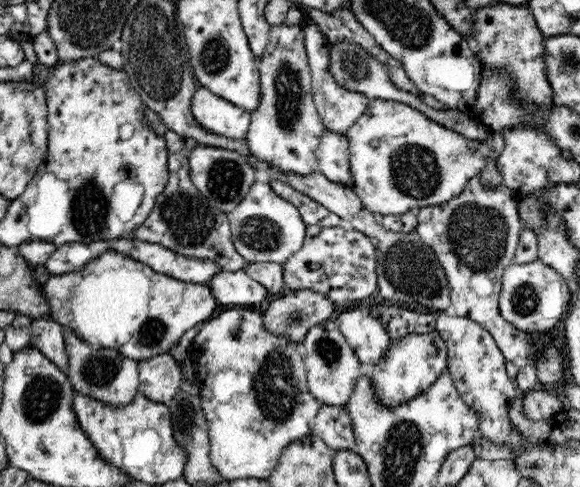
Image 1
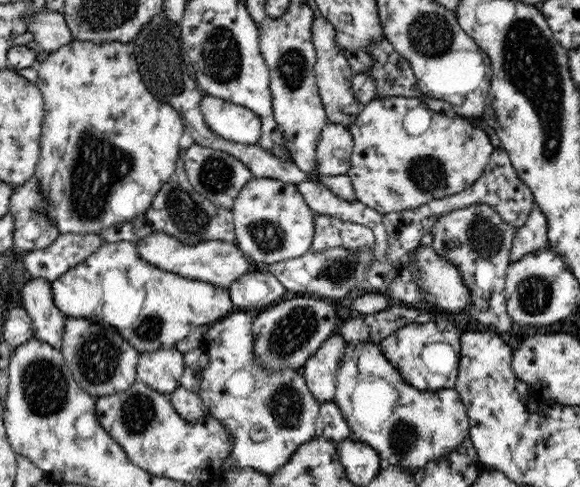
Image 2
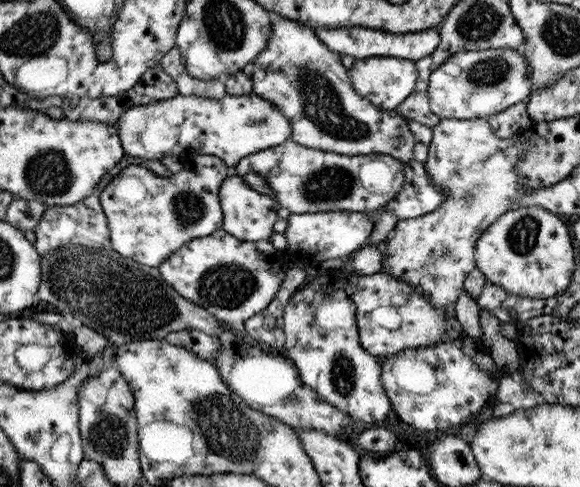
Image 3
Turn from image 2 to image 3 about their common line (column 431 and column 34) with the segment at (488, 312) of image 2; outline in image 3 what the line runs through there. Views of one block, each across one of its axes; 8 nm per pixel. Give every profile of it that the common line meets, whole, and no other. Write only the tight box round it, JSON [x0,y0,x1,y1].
[33,175,110,256]

